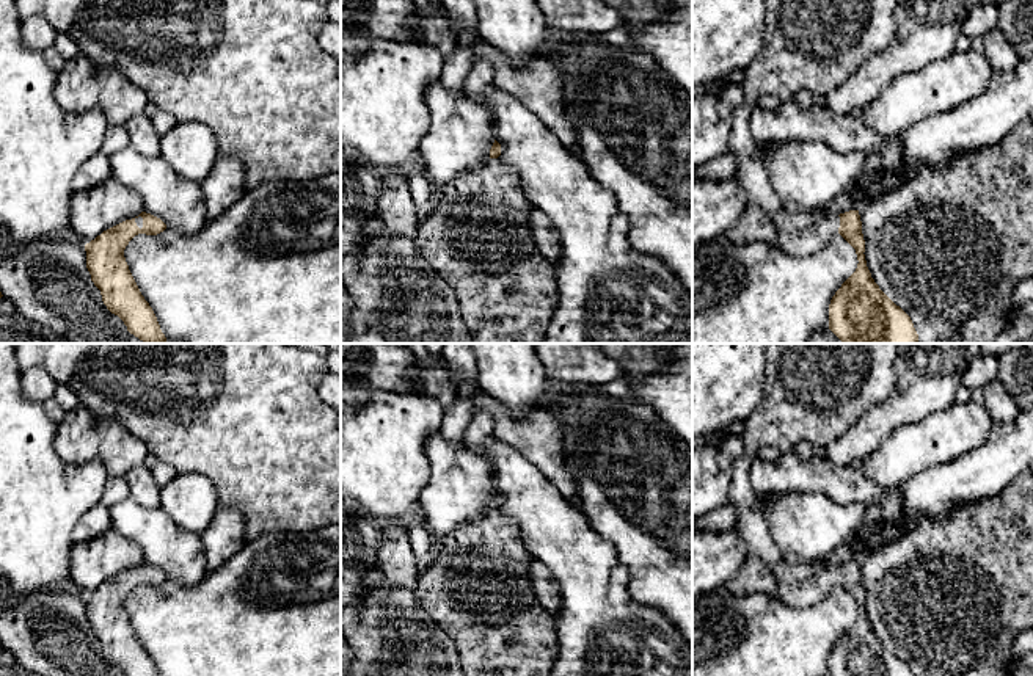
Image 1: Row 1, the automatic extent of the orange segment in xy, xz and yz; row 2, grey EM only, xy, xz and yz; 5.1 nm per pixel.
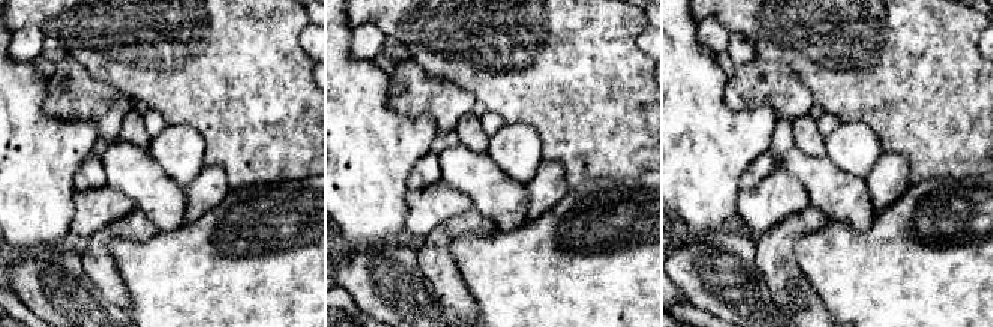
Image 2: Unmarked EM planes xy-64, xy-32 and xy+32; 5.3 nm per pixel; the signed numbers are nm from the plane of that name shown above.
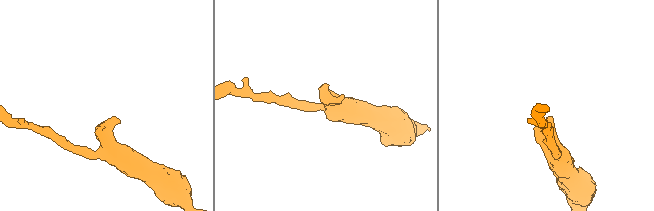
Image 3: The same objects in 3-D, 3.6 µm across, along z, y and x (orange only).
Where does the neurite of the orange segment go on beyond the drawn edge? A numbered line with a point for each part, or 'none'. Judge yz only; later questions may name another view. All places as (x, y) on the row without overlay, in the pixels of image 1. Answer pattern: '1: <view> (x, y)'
1: yz (798, 585)

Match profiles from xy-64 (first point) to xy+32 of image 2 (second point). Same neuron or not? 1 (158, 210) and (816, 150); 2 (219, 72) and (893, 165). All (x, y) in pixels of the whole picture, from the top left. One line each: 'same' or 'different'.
1: different
2: different

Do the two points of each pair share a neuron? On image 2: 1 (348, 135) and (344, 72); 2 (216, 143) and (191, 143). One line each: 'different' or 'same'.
1: same
2: different

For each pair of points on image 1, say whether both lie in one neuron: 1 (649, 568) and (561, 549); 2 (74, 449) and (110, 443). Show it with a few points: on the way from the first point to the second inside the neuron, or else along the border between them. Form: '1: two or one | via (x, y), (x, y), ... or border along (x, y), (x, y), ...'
1: two | border along (598, 534), (627, 568), (631, 598)
2: one | via (83, 443), (101, 443)

